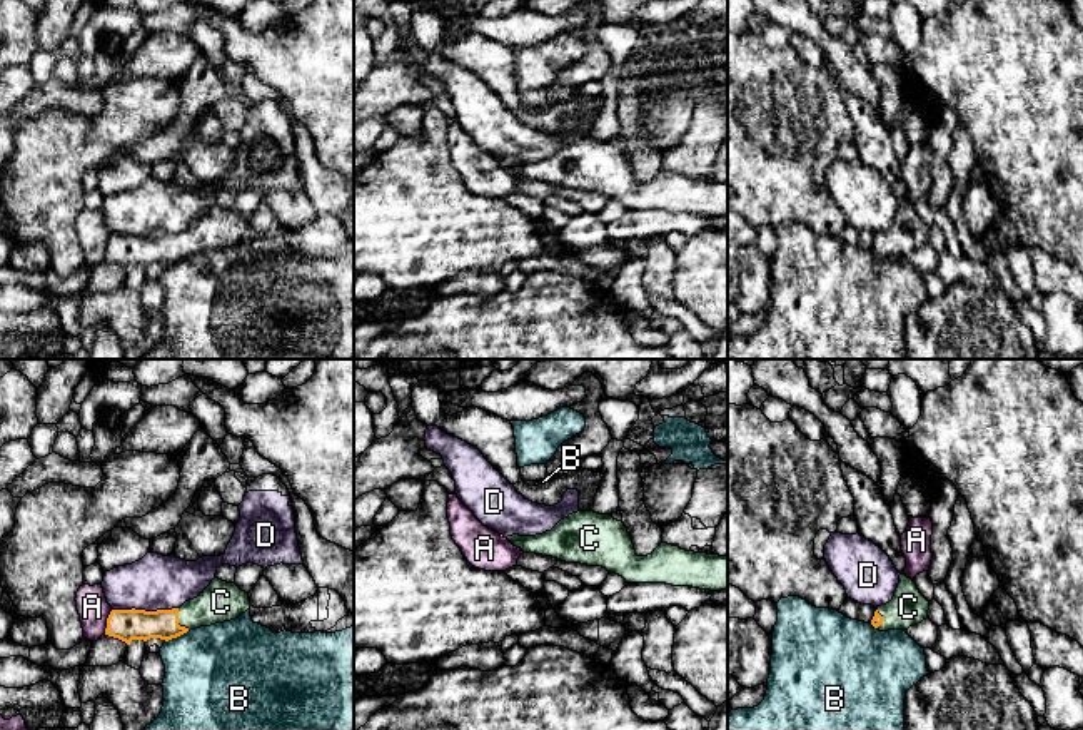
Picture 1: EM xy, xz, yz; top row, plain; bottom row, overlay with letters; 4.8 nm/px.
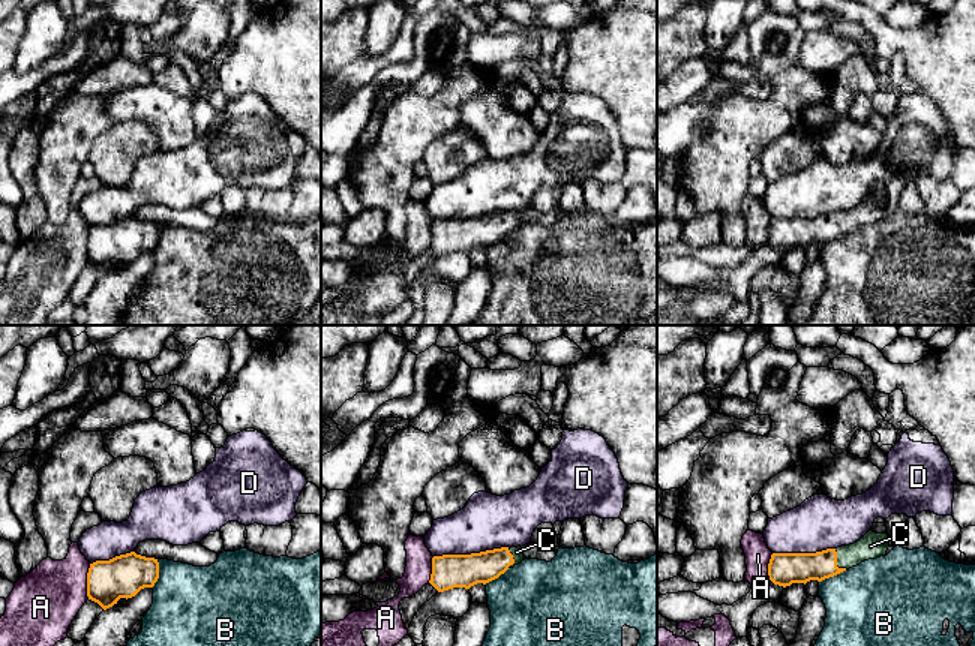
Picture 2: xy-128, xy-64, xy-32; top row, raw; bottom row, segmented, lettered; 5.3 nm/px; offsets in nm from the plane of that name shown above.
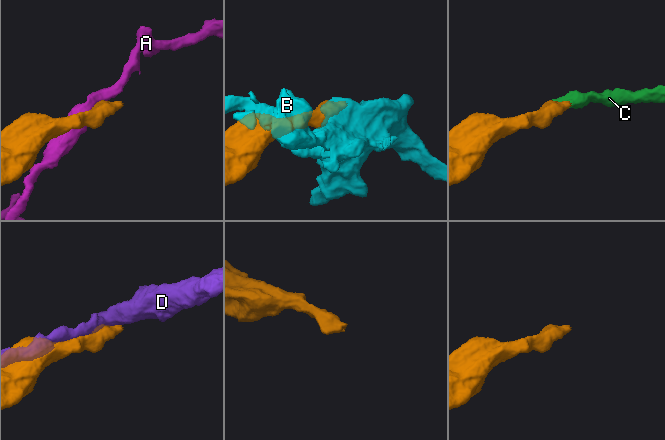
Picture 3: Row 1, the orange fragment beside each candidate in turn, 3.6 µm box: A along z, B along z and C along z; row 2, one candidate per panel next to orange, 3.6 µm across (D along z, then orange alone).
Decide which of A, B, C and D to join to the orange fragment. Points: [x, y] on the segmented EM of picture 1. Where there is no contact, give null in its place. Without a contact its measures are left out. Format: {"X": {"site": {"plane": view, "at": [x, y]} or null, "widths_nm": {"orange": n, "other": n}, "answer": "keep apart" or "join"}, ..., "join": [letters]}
{"A": {"site": {"plane": "xy", "at": [107, 622]}, "widths_nm": {"orange": 150, "other": 150}, "answer": "keep apart"}, "B": {"site": {"plane": "xy", "at": [176, 637]}, "widths_nm": {"orange": 150, "other": 460}, "answer": "keep apart"}, "C": {"site": {"plane": "xy", "at": [177, 622]}, "widths_nm": {"orange": 150, "other": 190}, "answer": "join"}, "D": {"site": {"plane": "xy", "at": [144, 610]}, "widths_nm": {"orange": 150, "other": 260}, "answer": "keep apart"}, "join": ["C"]}

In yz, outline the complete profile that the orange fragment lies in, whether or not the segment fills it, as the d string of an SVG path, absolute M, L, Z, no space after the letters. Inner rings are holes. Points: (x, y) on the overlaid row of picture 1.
M899 575L899 583L889 603L876 608L871 625L879 631L908 630L928 618L929 601L919 593L916 583Z

